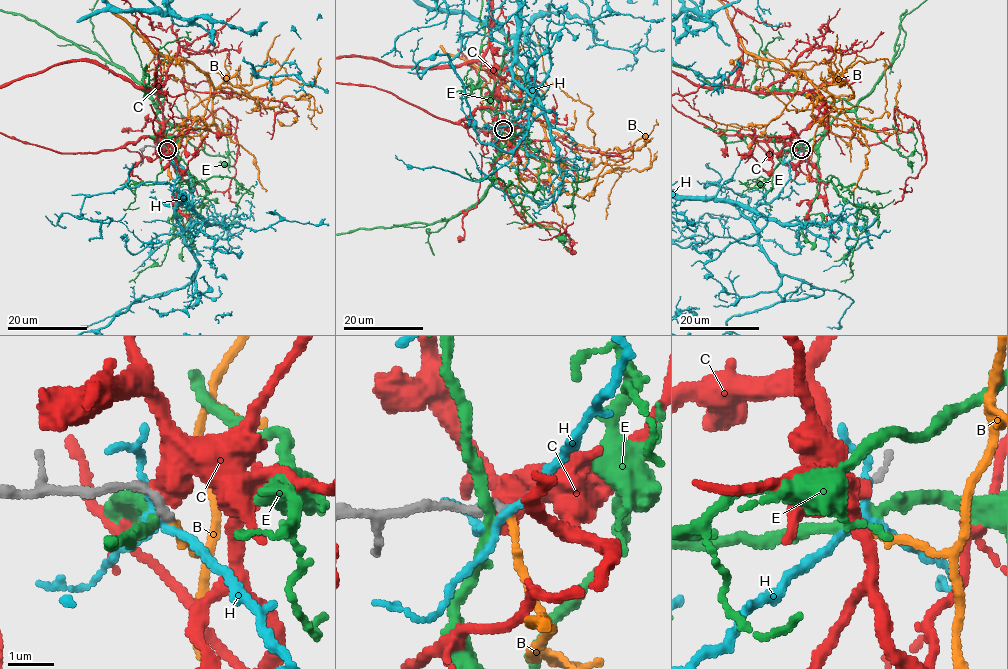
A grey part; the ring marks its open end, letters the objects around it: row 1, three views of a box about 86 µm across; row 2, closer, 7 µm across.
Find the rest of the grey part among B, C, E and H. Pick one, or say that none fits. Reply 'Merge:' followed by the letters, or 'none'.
Merge: B

